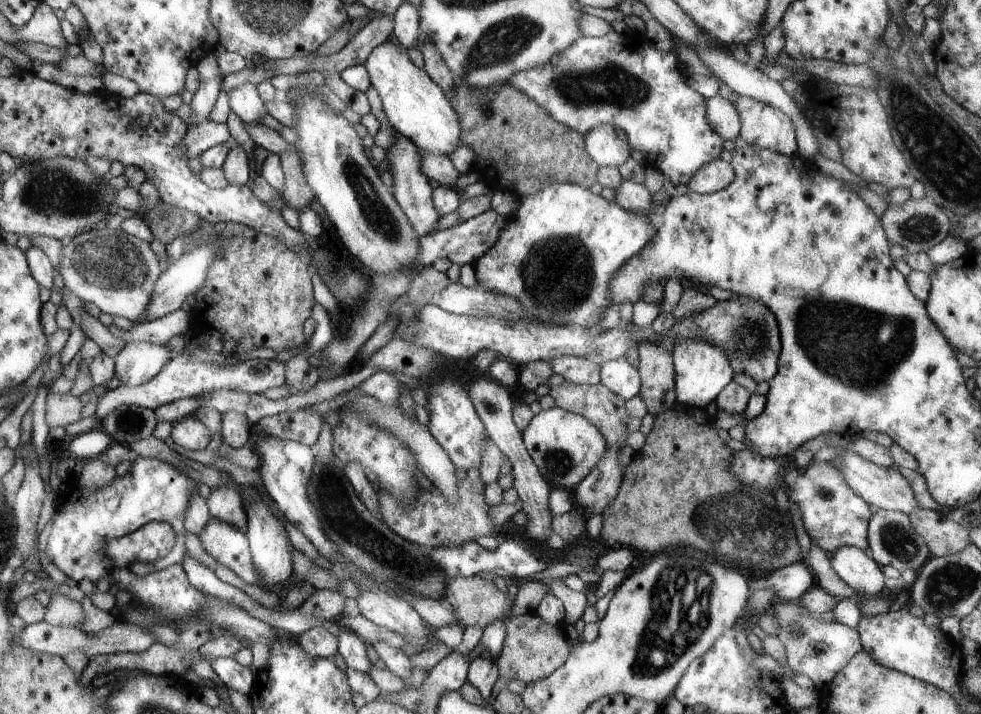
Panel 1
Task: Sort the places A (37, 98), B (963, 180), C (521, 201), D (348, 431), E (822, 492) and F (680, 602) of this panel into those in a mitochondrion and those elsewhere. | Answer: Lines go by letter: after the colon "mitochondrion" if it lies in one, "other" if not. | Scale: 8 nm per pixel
A: other
B: mitochondrion
C: other
D: other
E: mitochondrion
F: mitochondrion

